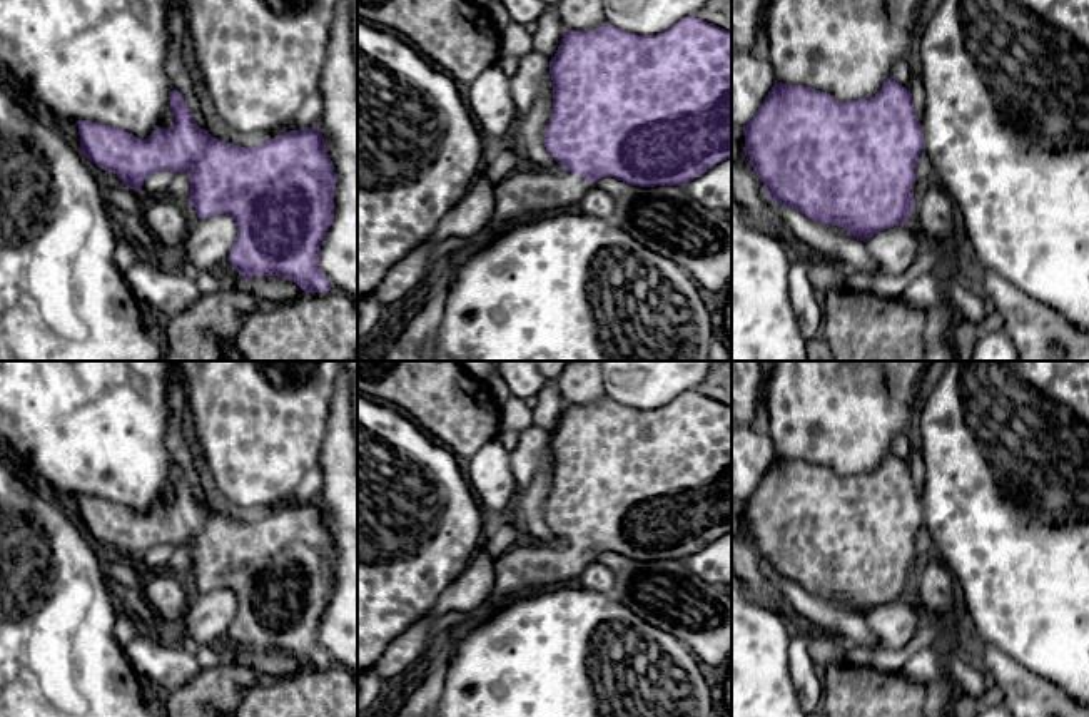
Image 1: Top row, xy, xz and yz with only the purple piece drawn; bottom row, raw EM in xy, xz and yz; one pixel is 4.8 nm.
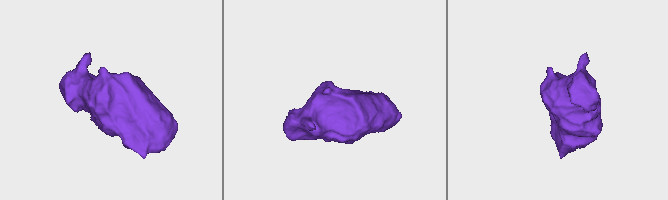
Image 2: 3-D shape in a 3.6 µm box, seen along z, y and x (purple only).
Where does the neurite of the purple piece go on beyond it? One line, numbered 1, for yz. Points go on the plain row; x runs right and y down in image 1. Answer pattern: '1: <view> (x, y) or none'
1: none

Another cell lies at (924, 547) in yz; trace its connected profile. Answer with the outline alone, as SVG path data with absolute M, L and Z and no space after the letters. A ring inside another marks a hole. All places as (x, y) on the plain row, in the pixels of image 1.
M924 520L919 535L917 535L917 543L915 543L915 557L910 563L914 573L919 572L922 562L934 553L934 543L927 528L927 521Z

